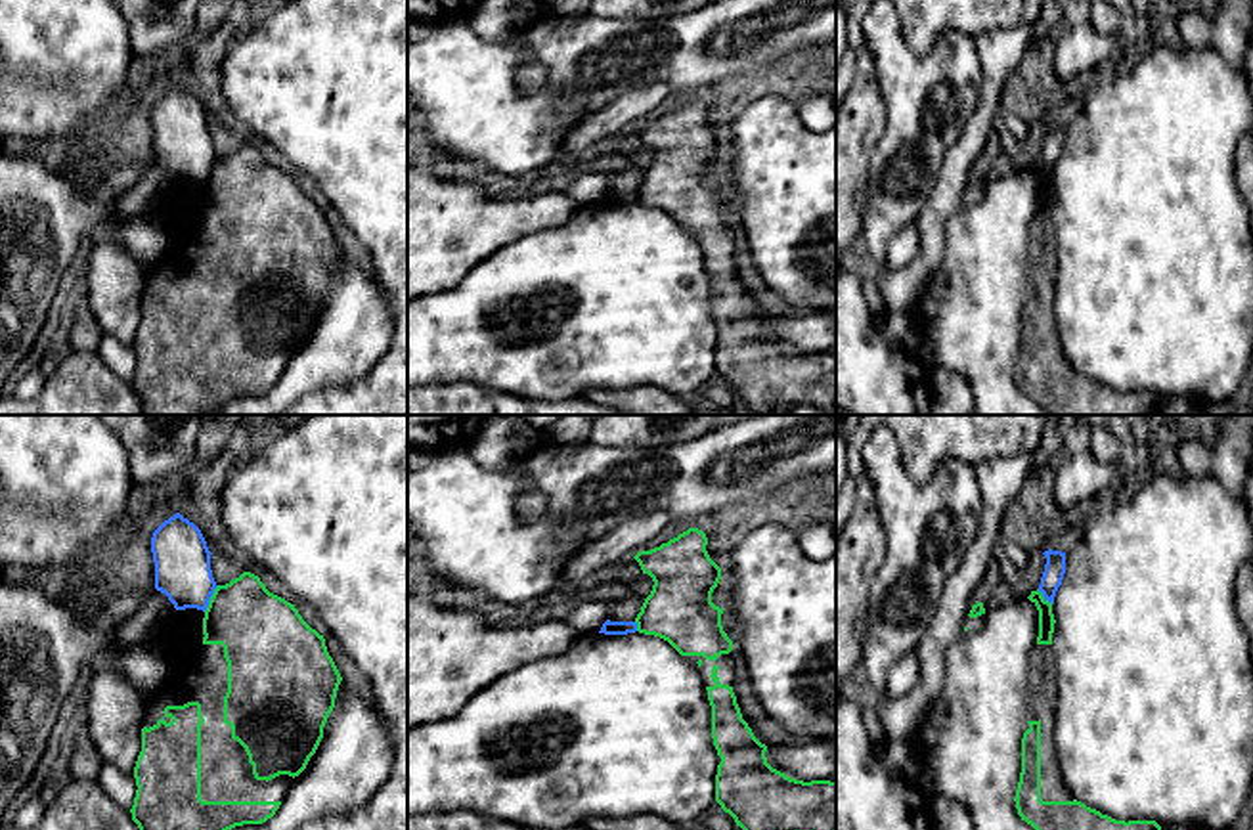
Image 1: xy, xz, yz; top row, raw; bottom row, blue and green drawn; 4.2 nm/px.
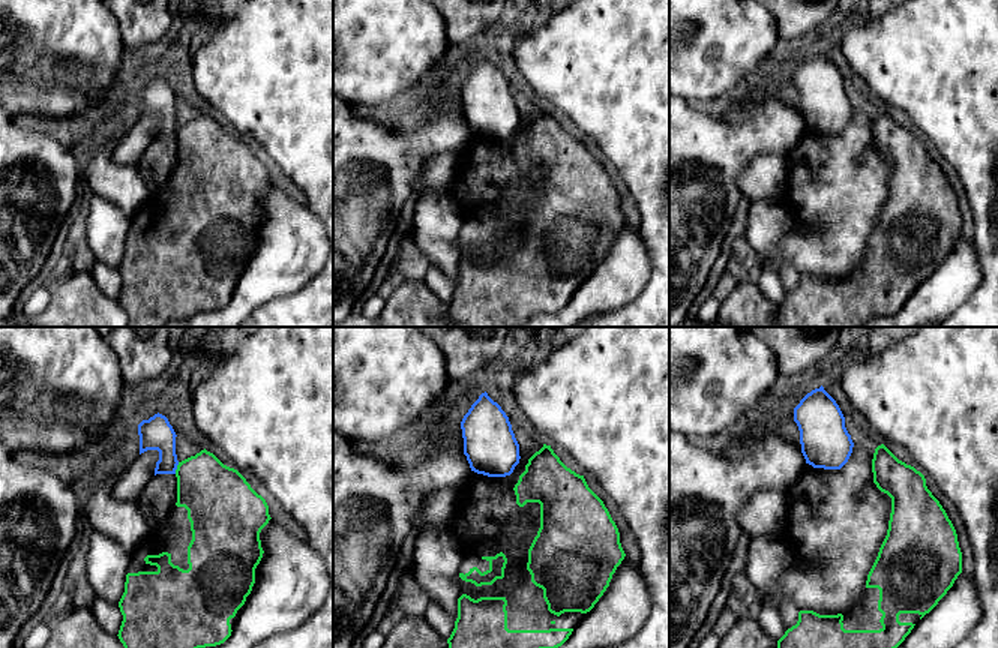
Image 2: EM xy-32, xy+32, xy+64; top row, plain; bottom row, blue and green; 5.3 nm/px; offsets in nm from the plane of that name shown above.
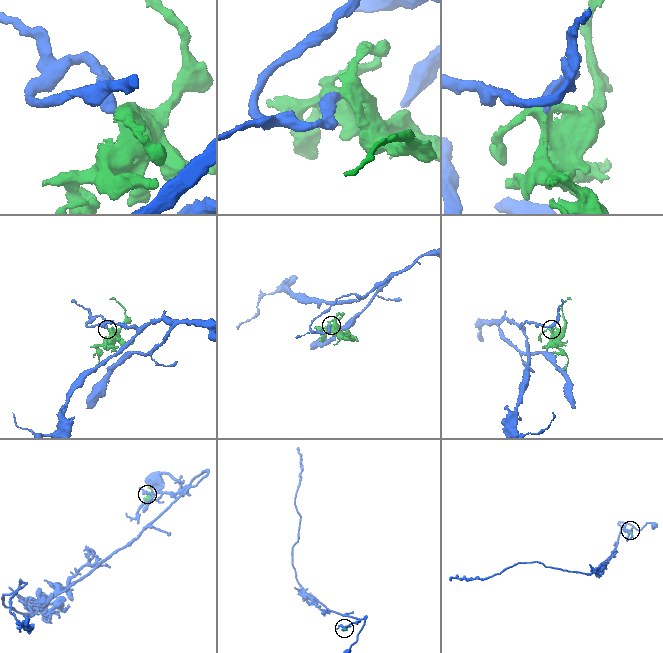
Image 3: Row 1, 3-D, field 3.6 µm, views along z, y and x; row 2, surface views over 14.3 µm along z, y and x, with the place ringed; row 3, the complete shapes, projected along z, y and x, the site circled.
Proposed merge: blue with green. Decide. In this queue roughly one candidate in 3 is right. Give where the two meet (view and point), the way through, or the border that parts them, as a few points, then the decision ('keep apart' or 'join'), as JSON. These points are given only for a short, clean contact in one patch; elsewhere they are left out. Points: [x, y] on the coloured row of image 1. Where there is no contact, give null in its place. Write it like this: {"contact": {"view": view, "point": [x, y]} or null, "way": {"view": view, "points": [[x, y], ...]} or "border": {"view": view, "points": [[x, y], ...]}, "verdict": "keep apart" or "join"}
{"contact": {"view": "xy", "point": [209, 599]}, "border": {"view": "xy", "points": [[219, 586], [203, 611]]}, "verdict": "keep apart"}

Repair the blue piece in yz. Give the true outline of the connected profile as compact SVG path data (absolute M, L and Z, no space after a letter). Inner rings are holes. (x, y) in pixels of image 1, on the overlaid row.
M1048 549L1043 555L1046 557L1046 564L1039 591L1043 593L1044 601L1054 604L1056 591L1066 574L1066 553Z

